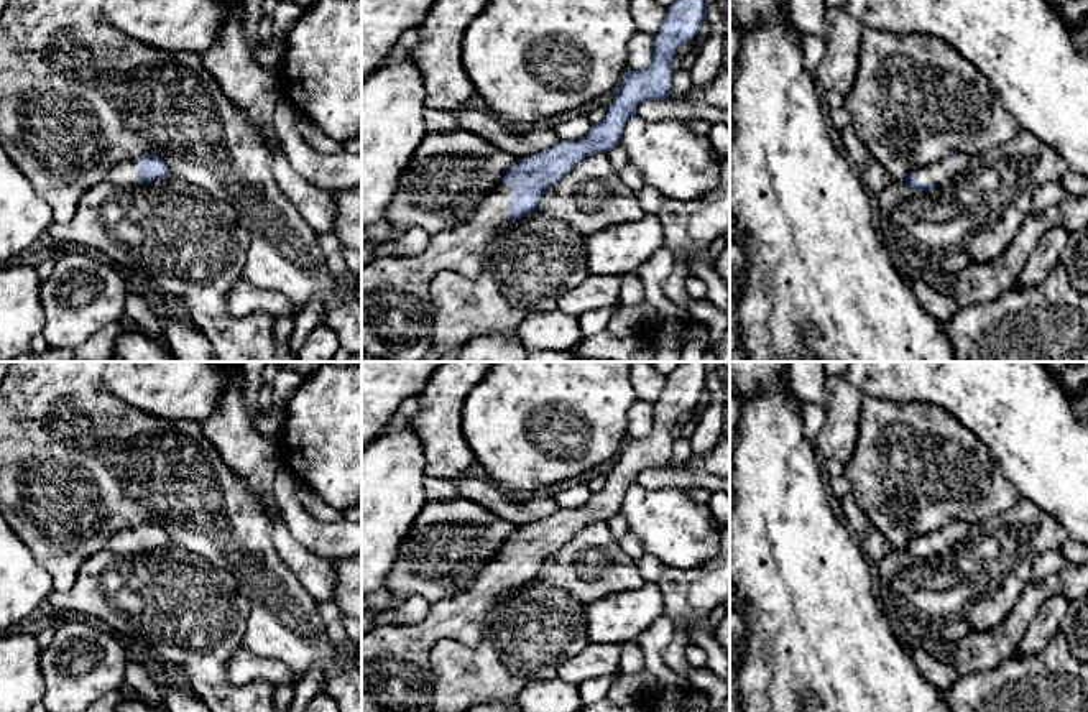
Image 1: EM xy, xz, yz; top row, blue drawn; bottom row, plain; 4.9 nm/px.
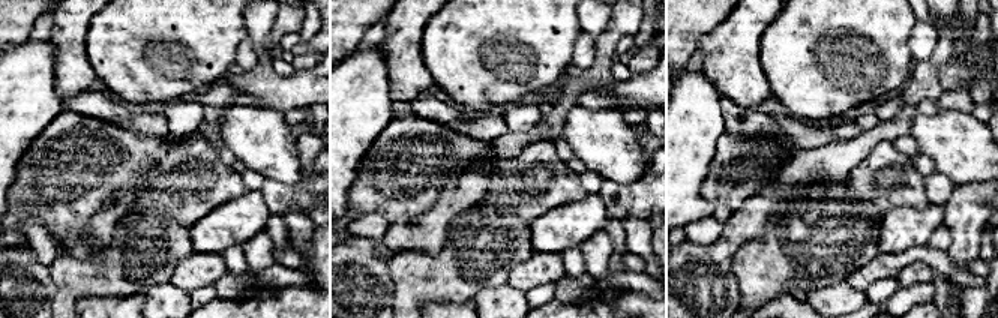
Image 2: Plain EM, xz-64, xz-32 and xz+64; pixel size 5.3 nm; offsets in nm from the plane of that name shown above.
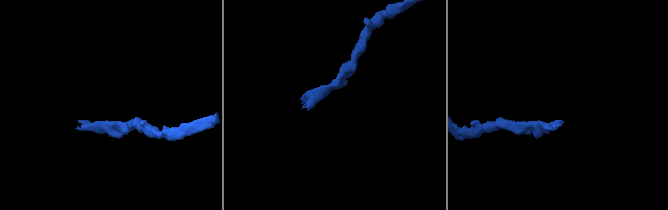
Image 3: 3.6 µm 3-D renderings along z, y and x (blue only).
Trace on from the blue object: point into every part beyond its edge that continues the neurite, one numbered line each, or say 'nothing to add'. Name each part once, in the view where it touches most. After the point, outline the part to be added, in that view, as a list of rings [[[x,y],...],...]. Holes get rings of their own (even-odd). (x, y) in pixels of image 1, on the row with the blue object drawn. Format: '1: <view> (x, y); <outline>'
1: xz (398, 318); [[[501,181],[460,225],[431,237],[426,250],[413,258],[383,257],[362,268],[362,355],[391,358],[393,362],[421,362],[432,349],[436,307],[431,303],[429,284],[439,271],[457,270],[477,273],[488,240],[508,224],[508,199],[513,186]]]

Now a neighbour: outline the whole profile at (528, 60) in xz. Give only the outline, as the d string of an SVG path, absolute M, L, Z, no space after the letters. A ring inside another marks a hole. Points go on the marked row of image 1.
M490 0L480 15L477 15L463 36L463 67L490 112L506 123L537 122L546 117L567 113L583 104L595 100L618 89L628 72L628 44L638 28L631 15L631 0Z

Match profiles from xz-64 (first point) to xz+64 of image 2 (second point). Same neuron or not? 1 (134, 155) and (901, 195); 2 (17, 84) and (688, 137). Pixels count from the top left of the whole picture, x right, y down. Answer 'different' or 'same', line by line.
1: same
2: same

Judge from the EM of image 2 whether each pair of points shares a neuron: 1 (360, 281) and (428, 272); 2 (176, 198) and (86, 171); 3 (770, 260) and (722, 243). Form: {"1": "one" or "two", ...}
{"1": "two", "2": "one", "3": "two"}

